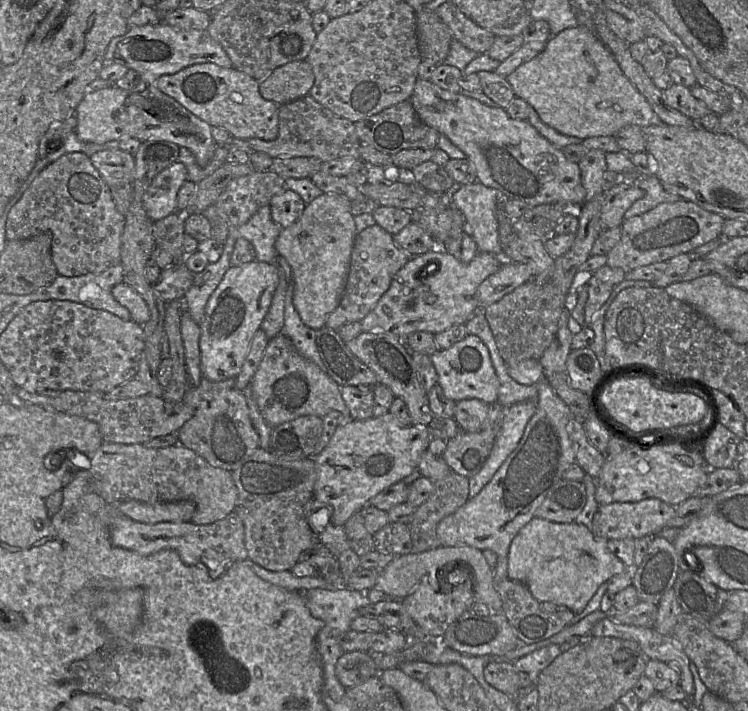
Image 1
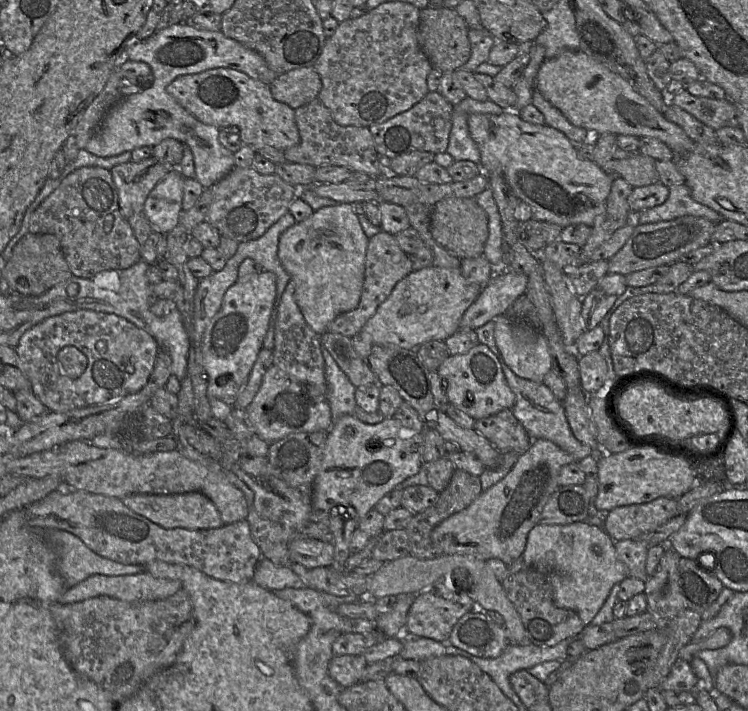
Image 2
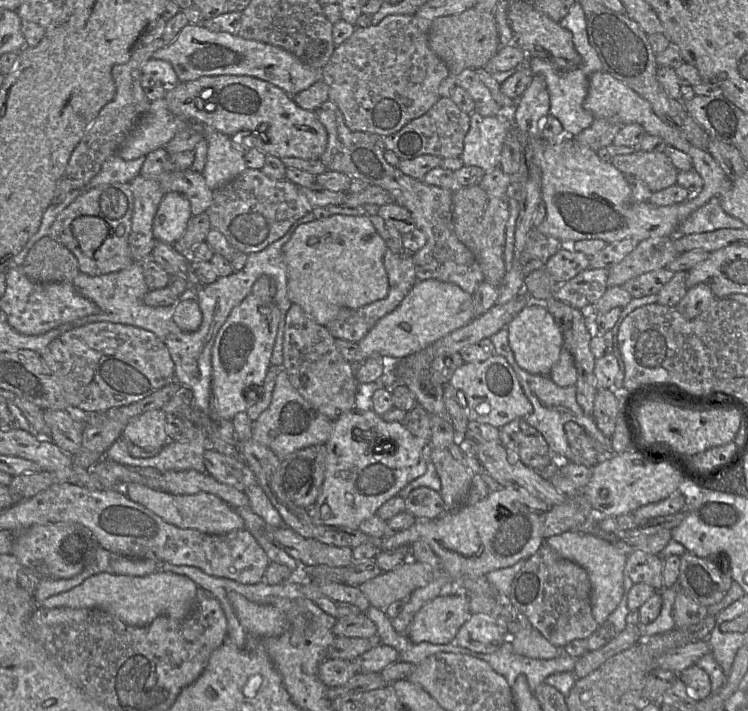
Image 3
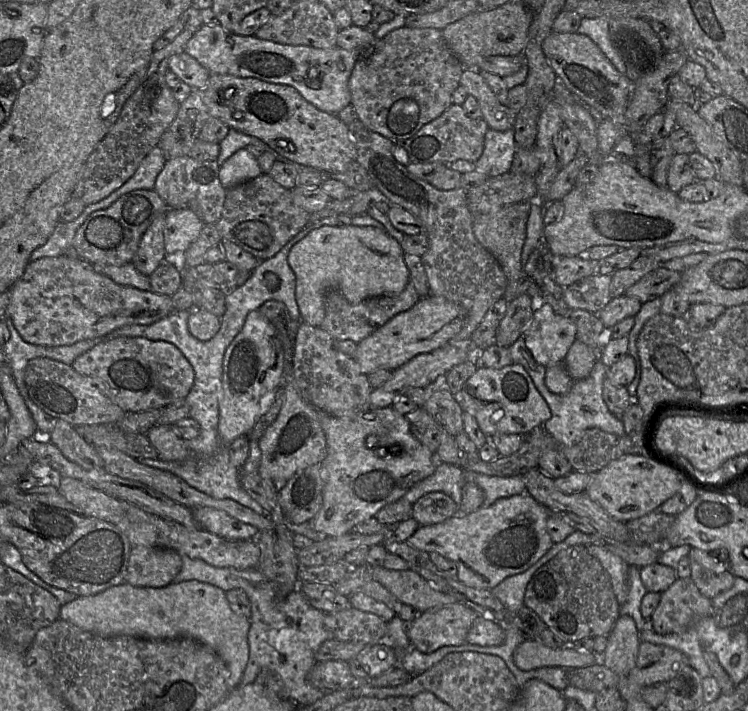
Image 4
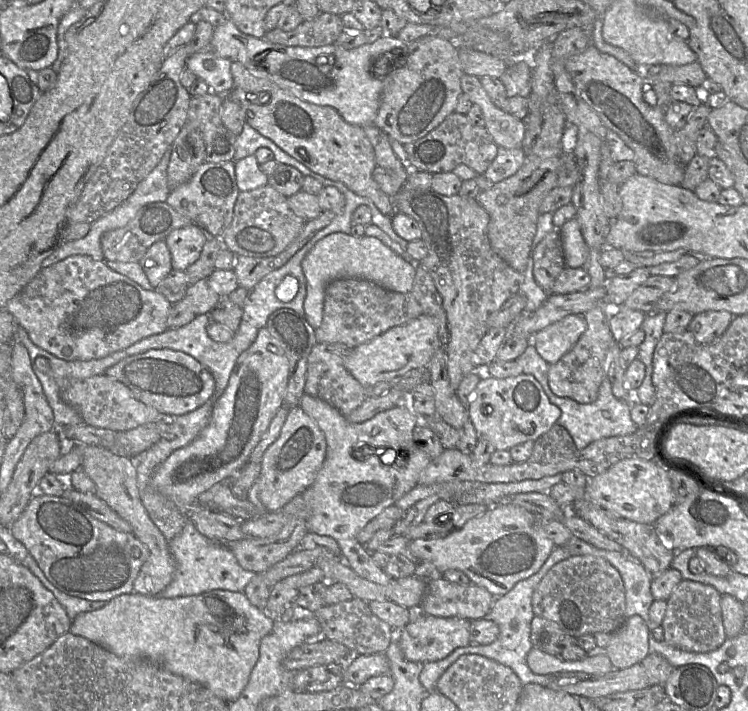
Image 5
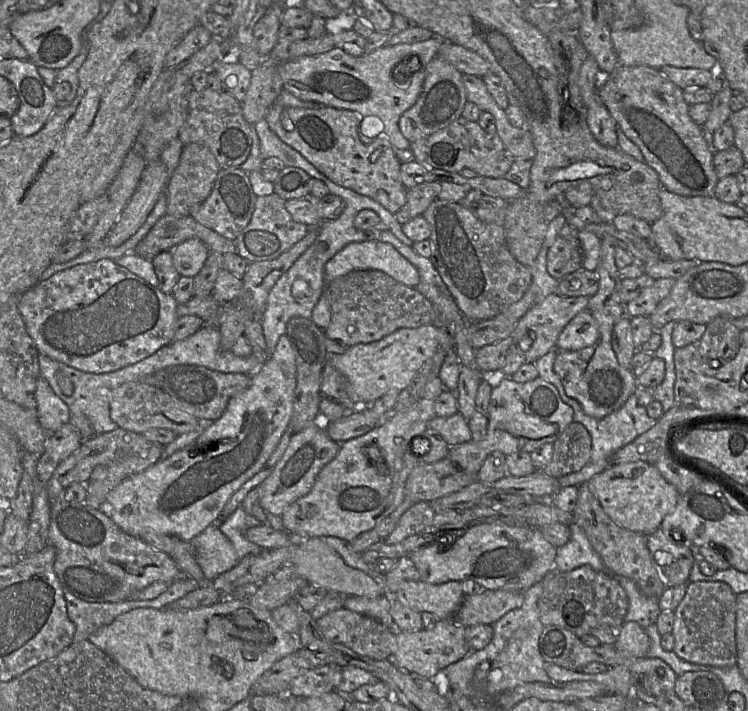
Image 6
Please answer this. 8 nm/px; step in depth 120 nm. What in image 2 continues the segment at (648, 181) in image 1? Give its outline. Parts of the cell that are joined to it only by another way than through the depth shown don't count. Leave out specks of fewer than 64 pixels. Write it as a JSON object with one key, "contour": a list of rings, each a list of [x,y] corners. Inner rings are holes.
{"contour":[[[682,184],[669,186],[669,196],[663,204],[642,210],[639,213],[630,213],[628,223],[634,227],[637,224],[669,221],[688,215],[705,218],[716,225],[725,220],[715,210],[695,201],[689,187]]]}

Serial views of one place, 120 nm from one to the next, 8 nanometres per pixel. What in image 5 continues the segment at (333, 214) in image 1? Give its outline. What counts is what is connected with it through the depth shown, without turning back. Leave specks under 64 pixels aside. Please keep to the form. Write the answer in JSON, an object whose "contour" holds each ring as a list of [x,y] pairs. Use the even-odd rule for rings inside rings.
{"contour":[[[336,232],[319,240],[302,261],[306,278],[305,317],[317,329],[323,320],[325,290],[329,282],[339,278],[363,278],[395,292],[407,293],[413,289],[416,268],[396,254],[381,240],[367,236],[354,236]]]}

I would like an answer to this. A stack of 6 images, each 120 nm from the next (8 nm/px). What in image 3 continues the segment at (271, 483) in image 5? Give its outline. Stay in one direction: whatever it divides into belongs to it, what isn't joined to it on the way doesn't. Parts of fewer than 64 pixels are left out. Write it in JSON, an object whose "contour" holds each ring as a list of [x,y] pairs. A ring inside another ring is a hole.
{"contour":[[[280,368],[269,407],[252,423],[253,439],[282,459],[302,448],[325,445],[331,435],[333,421],[313,407],[291,384],[287,372]]]}

